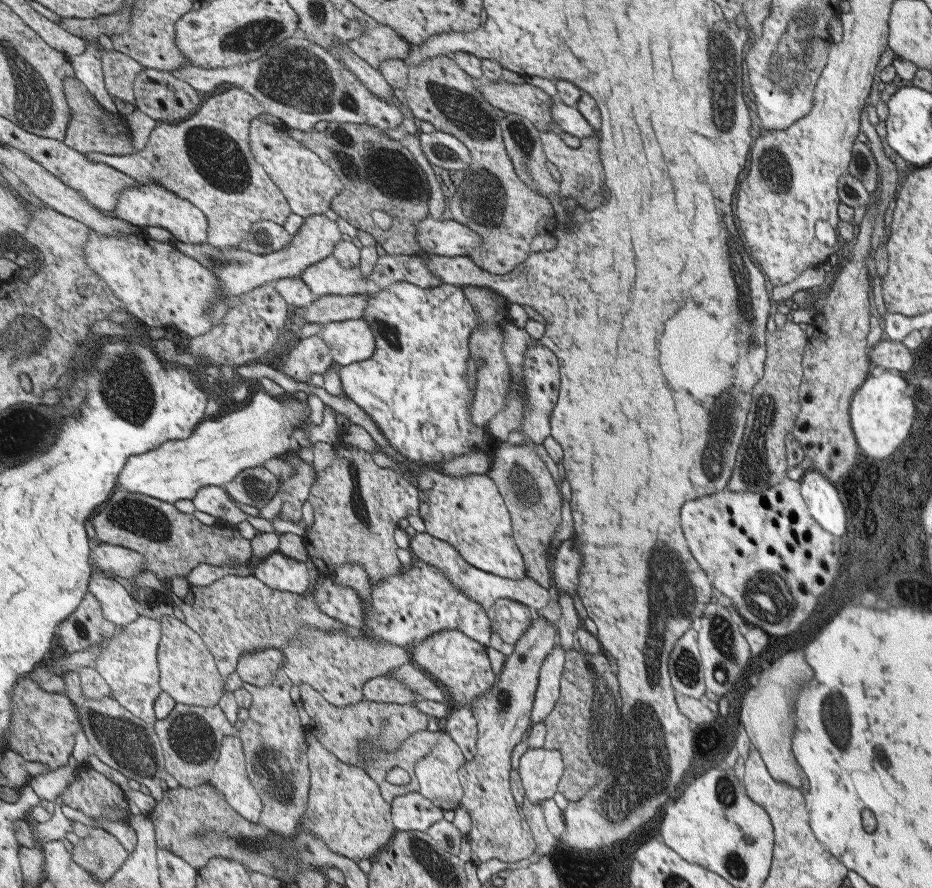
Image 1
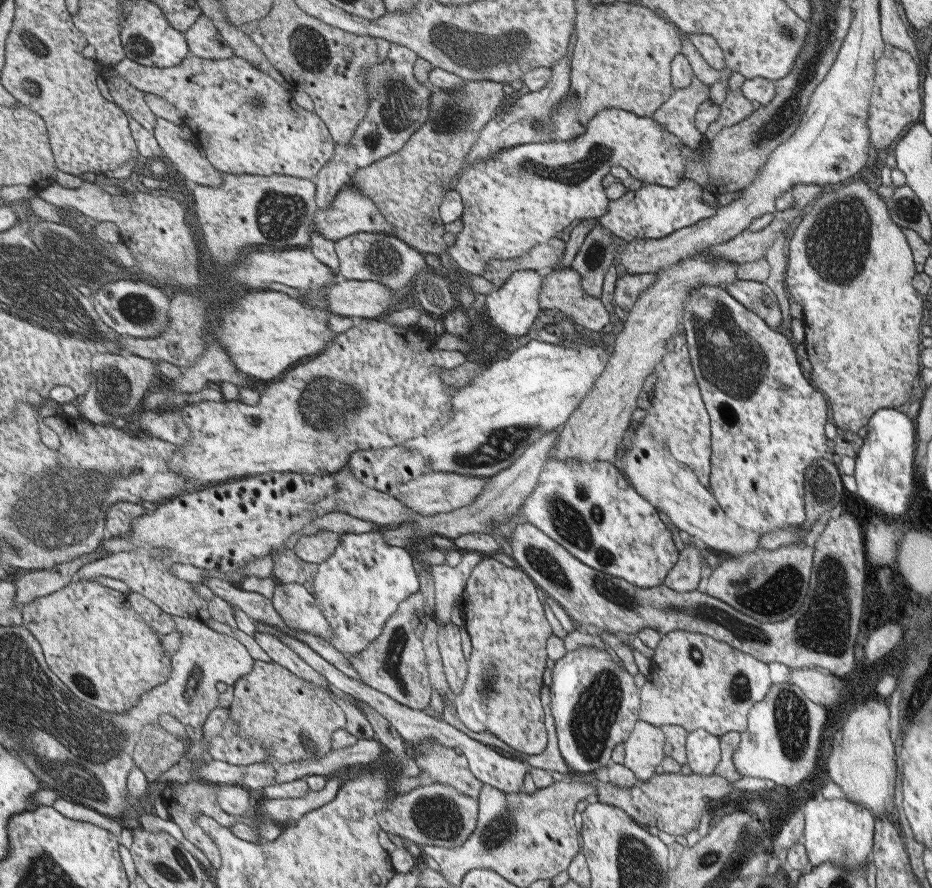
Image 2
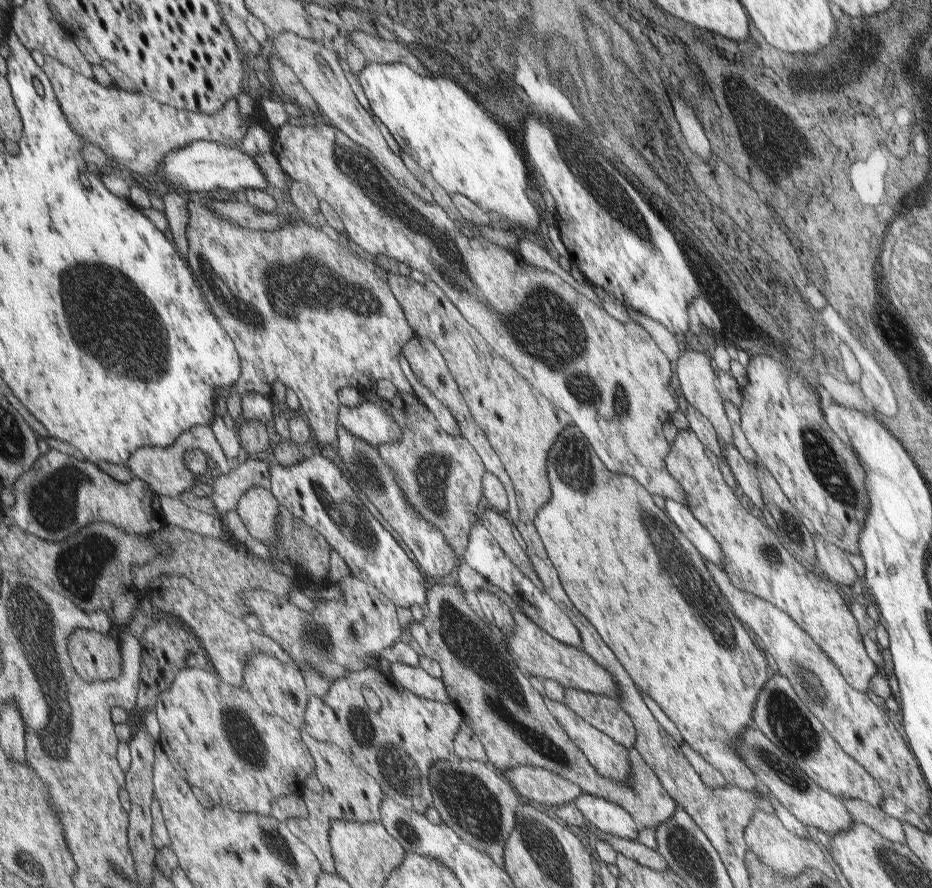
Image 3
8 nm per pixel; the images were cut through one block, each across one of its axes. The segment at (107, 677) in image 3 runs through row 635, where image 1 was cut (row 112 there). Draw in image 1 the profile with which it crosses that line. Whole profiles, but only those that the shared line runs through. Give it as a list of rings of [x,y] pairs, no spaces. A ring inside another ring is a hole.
[[[71,77],[68,78],[66,81],[66,92],[67,97],[70,103],[70,108],[72,109],[72,124],[70,124],[70,132],[68,132],[68,144],[70,144],[71,148],[74,148],[75,150],[78,150],[82,153],[94,153],[94,152],[103,152],[107,154],[112,155],[132,155],[134,153],[137,153],[138,151],[134,150],[134,146],[132,146],[132,130],[129,129],[127,132],[125,132],[124,135],[112,135],[109,134],[108,130],[106,130],[106,126],[104,126],[104,121],[108,119],[108,117],[112,117],[112,119],[118,119],[120,123],[126,124],[125,119],[123,118],[123,122],[119,119],[119,113],[118,114],[112,114],[112,112],[108,112],[95,98],[94,94],[88,90],[86,84],[82,82],[82,80],[78,80],[78,78]]]

